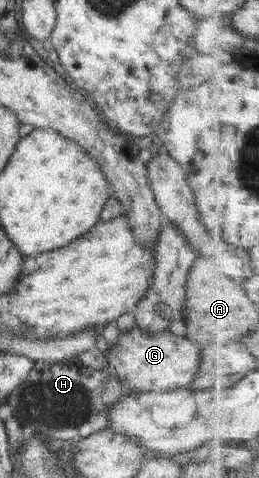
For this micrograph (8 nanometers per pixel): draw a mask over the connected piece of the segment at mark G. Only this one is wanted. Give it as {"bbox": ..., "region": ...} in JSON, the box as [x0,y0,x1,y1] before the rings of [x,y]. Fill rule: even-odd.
{"bbox":[103,327,201,392],"region":[[[134,327],[127,333],[121,333],[116,345],[103,352],[108,364],[104,372],[120,379],[128,388],[140,392],[173,391],[189,388],[196,378],[201,363],[201,352],[194,341],[186,336],[177,336],[169,330],[154,333],[142,332]]]}

